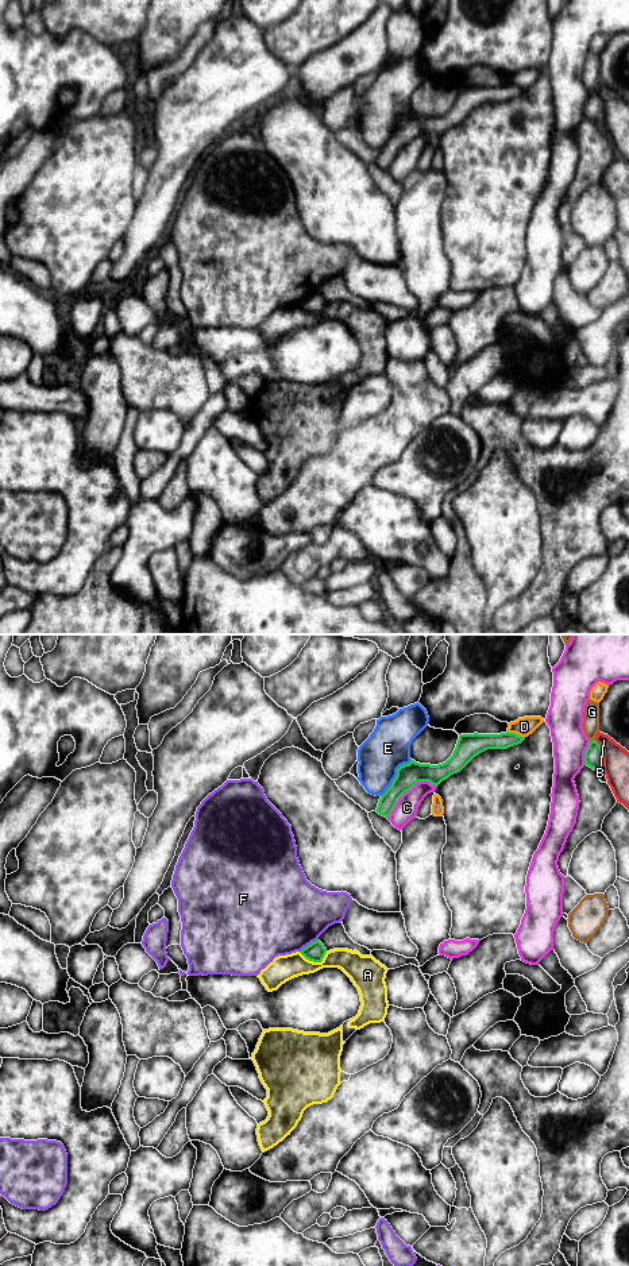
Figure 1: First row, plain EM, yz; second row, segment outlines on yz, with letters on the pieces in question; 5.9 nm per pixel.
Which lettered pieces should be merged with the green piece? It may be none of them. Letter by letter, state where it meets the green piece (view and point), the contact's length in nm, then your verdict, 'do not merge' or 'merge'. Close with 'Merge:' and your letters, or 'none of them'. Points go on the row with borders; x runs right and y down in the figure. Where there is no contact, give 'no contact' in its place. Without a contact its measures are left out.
A: meets green in yz at (315, 961); contact 180 nm long; do not merge
B: meets green in yz at (602, 755); contact 190 nm long; do not merge
C: meets green in yz at (406, 791); contact 340 nm long; do not merge
D: meets green in yz at (516, 734); contact 110 nm long; do not merge
E: meets green in yz at (396, 776); contact 300 nm long; do not merge
F: meets green in yz at (308, 945); contact 140 nm long; do not merge
G: meets green in yz at (593, 740); contact 40 nm long; do not merge
Merge: none of them

